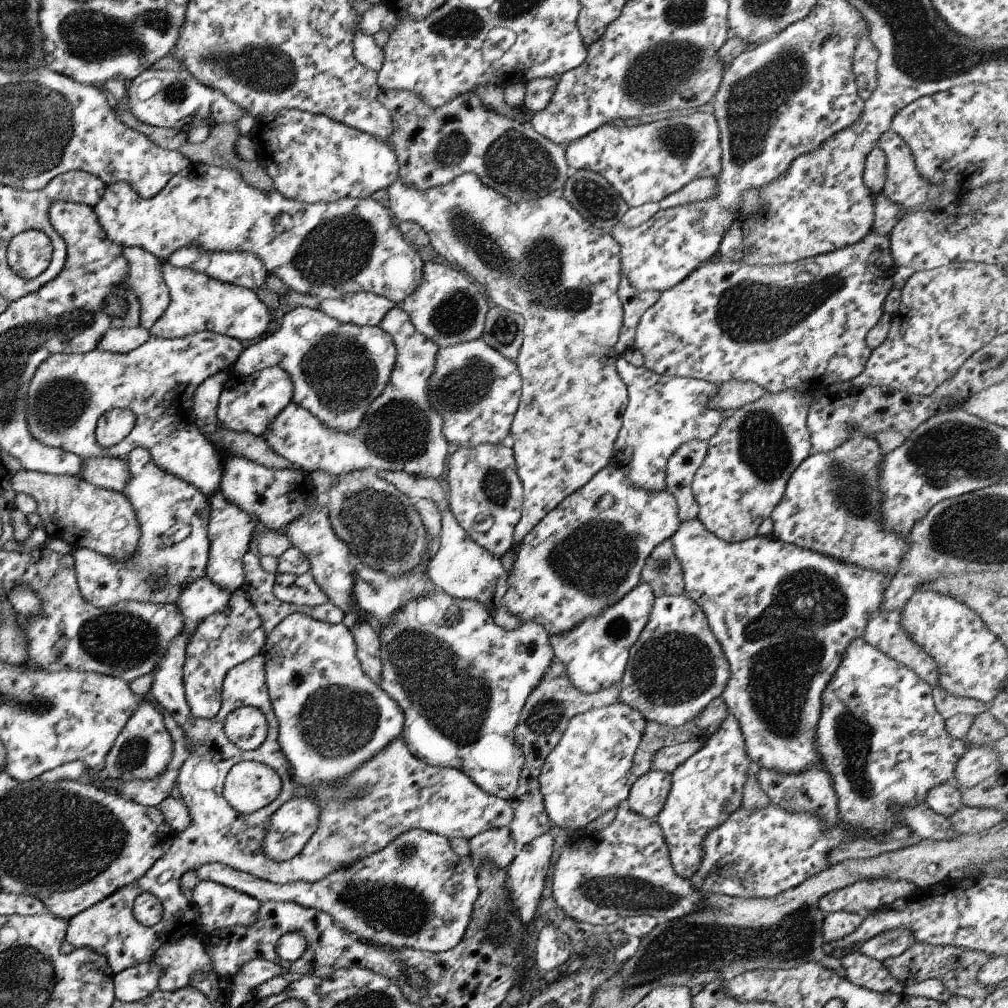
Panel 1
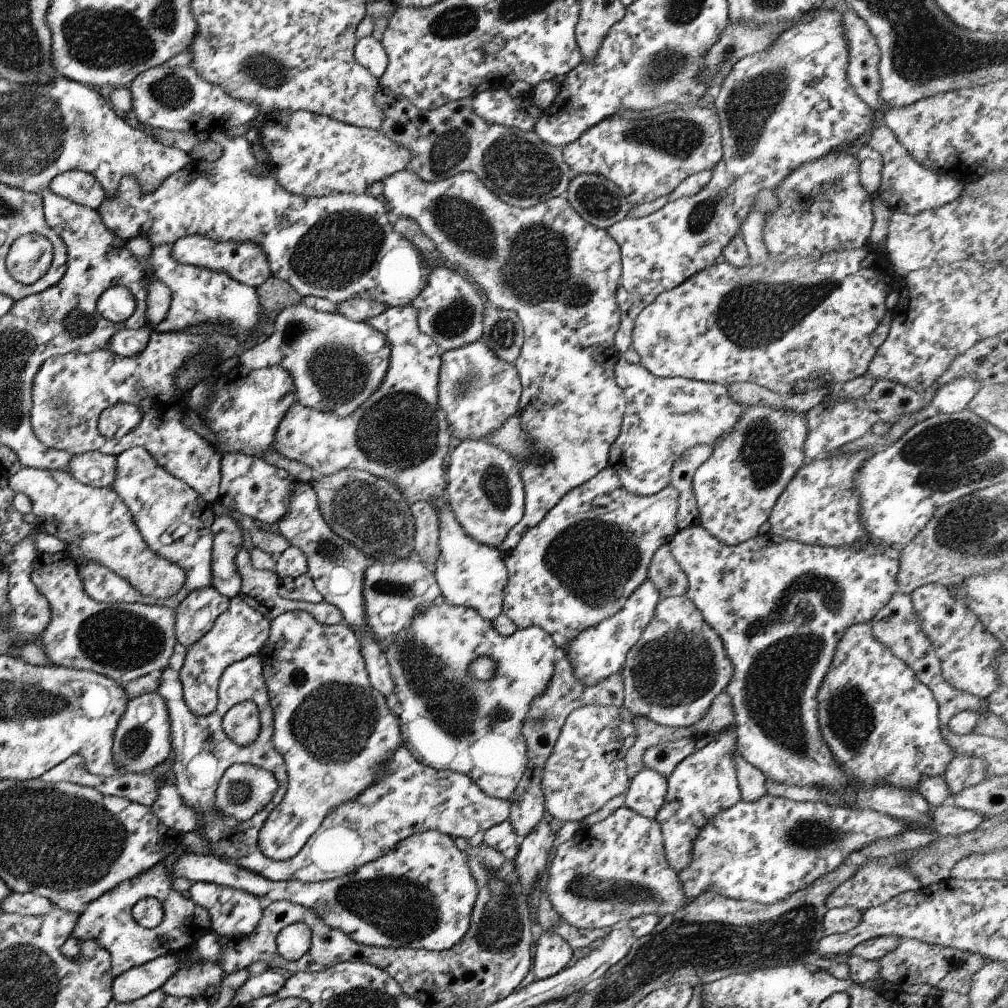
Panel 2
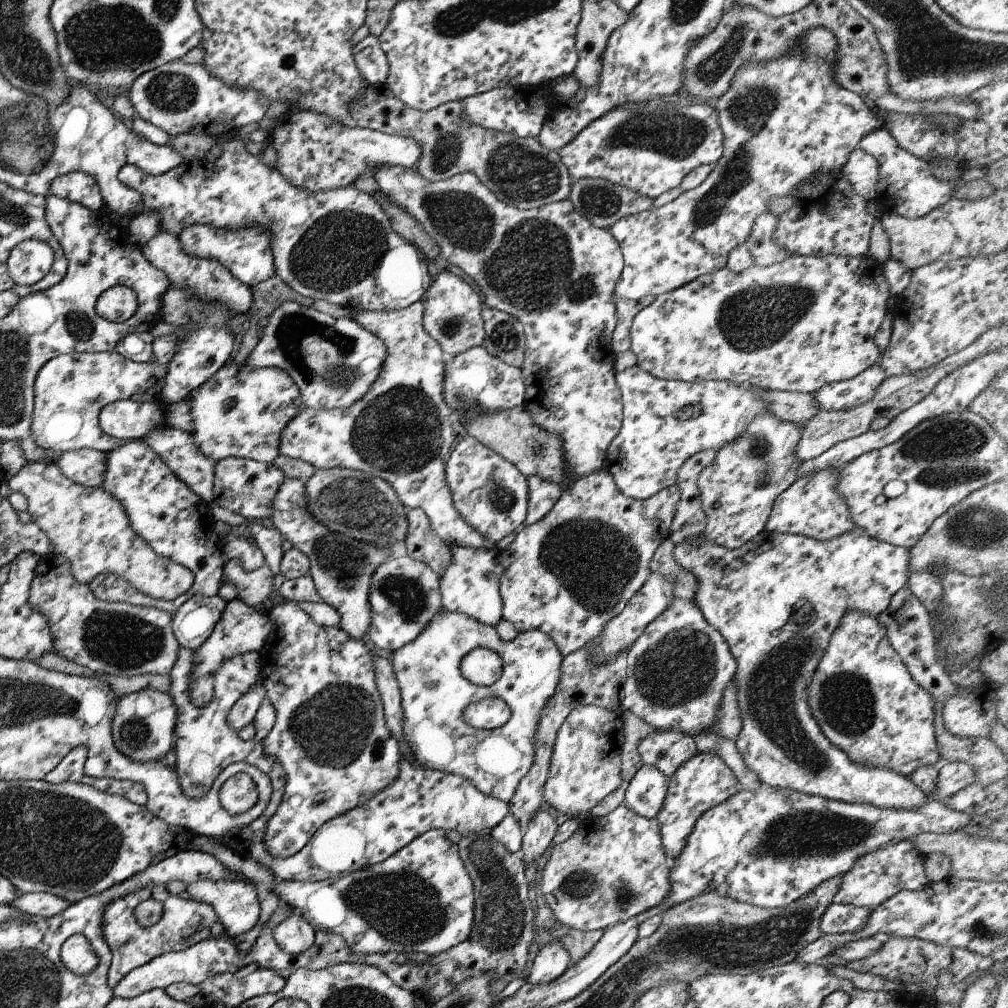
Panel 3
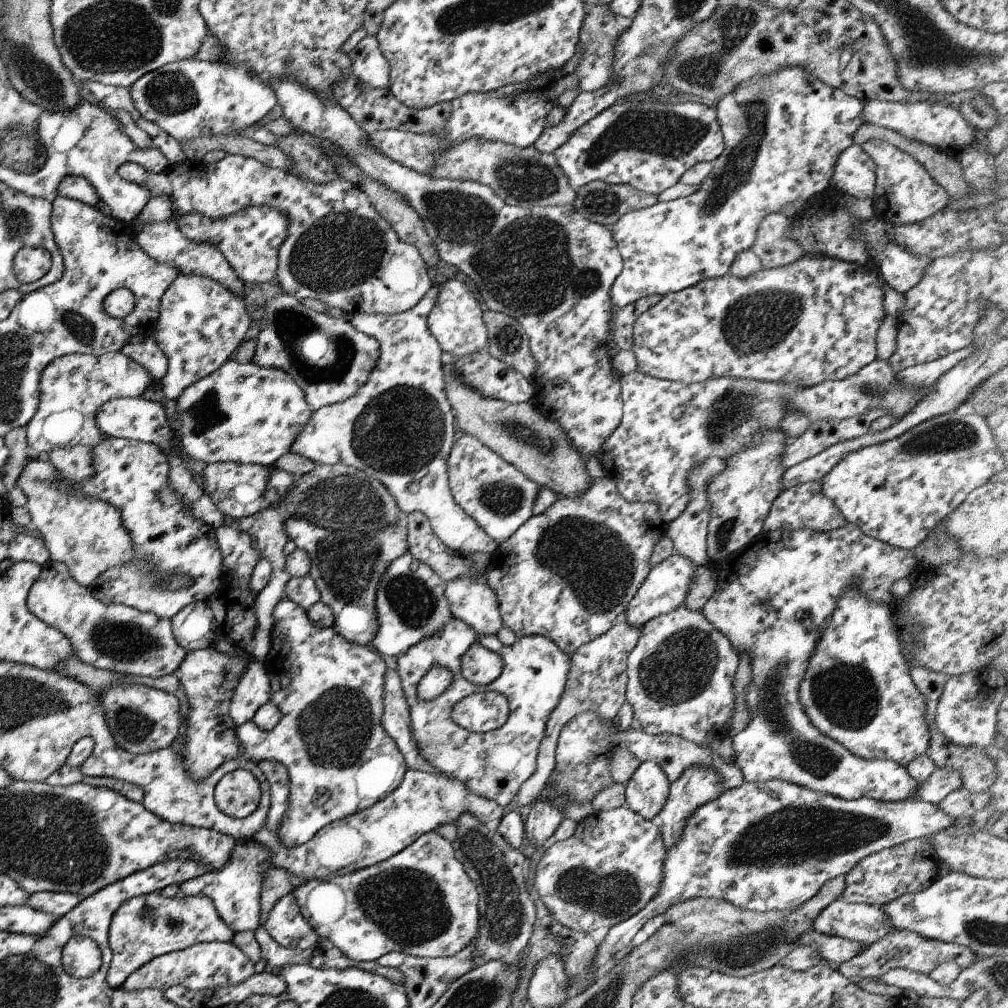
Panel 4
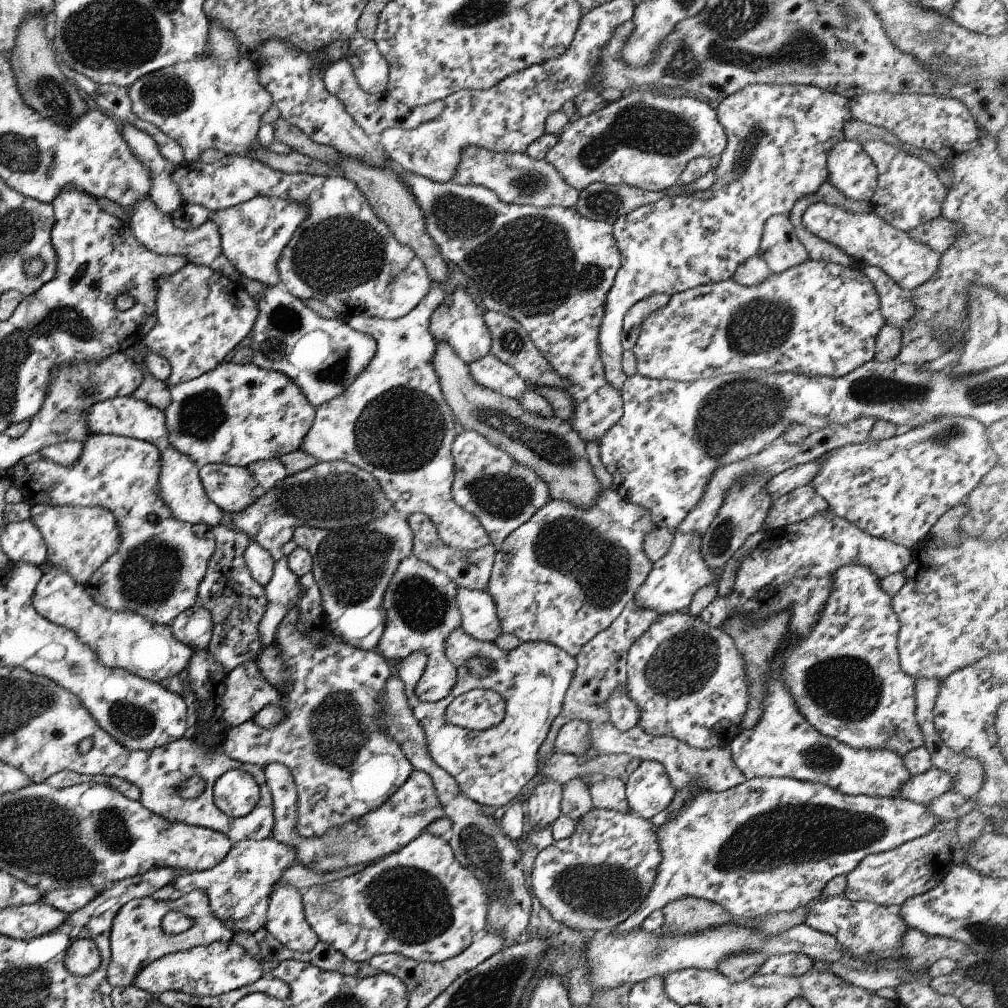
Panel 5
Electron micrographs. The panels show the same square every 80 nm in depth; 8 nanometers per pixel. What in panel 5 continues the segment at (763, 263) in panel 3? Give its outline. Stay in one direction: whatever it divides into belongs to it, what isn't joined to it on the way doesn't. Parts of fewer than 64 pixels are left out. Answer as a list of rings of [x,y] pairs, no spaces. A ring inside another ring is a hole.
[[[775,213],[763,223],[757,256],[761,256],[771,273],[780,273],[809,257],[796,239],[787,215]]]

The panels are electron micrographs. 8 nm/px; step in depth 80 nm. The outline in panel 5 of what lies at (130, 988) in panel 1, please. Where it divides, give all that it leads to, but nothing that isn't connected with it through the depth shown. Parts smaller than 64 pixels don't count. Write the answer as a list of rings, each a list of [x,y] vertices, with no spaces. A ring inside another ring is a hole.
[[[214,941],[207,945],[199,945],[191,949],[167,954],[151,964],[147,964],[135,978],[134,988],[158,996],[163,992],[179,990],[207,998],[207,996],[219,996],[231,990],[252,984],[262,977],[262,966],[258,957],[250,956],[238,944],[231,941]]]

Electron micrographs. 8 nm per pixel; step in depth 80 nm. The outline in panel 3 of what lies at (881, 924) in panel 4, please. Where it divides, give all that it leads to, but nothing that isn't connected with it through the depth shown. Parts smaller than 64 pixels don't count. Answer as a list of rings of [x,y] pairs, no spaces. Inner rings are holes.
[[[831,903],[820,916],[818,927],[823,935],[852,933],[867,920],[870,909]]]

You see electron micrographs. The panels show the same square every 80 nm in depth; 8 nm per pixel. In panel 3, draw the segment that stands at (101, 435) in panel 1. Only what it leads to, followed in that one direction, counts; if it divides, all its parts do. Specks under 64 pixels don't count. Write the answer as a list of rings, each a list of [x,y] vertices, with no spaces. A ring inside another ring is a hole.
[[[123,399],[107,403],[98,414],[98,427],[107,435],[121,441],[140,440],[151,429],[164,422],[165,404],[138,403]]]

